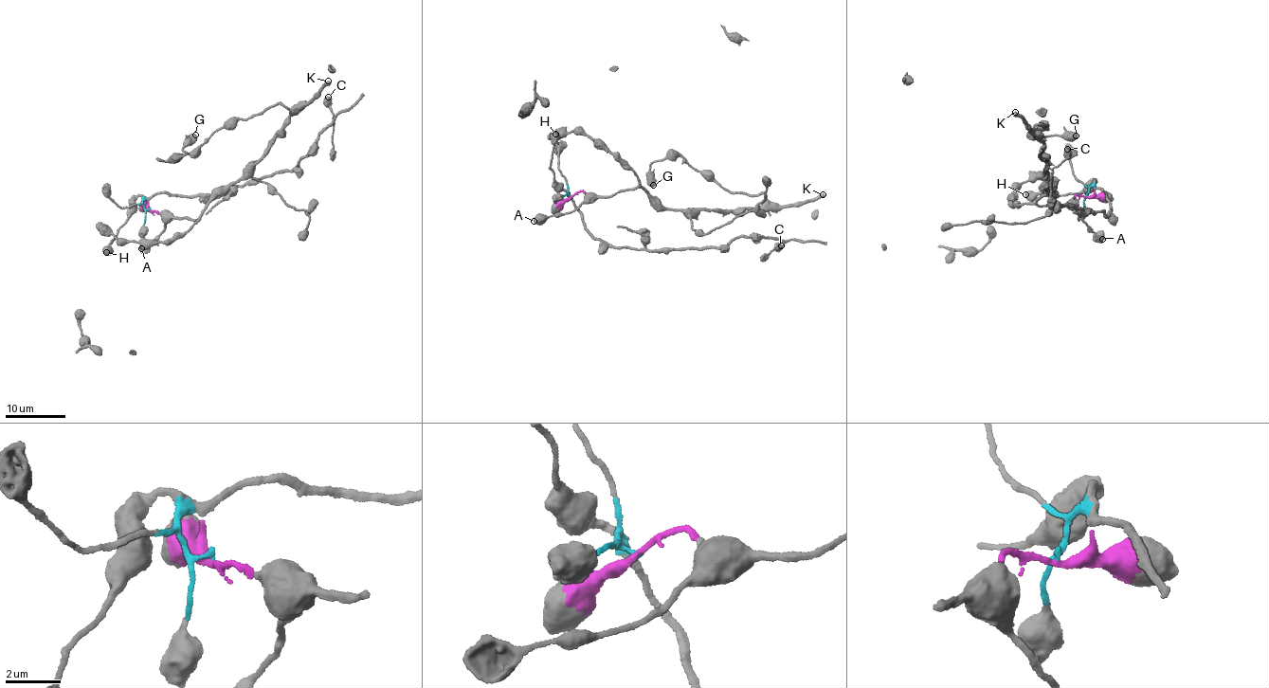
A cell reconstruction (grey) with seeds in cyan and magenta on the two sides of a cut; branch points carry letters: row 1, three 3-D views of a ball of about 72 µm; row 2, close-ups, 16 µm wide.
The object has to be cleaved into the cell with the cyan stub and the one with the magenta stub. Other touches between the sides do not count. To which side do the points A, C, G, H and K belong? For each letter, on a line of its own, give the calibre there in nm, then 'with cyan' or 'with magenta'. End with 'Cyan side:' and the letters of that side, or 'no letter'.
A: calibre 650 nm; with magenta
C: calibre 600 nm; with cyan
G: calibre 650 nm; with magenta
H: calibre 750 nm; with cyan
K: calibre 460 nm; with magenta
Cyan side: C, H

